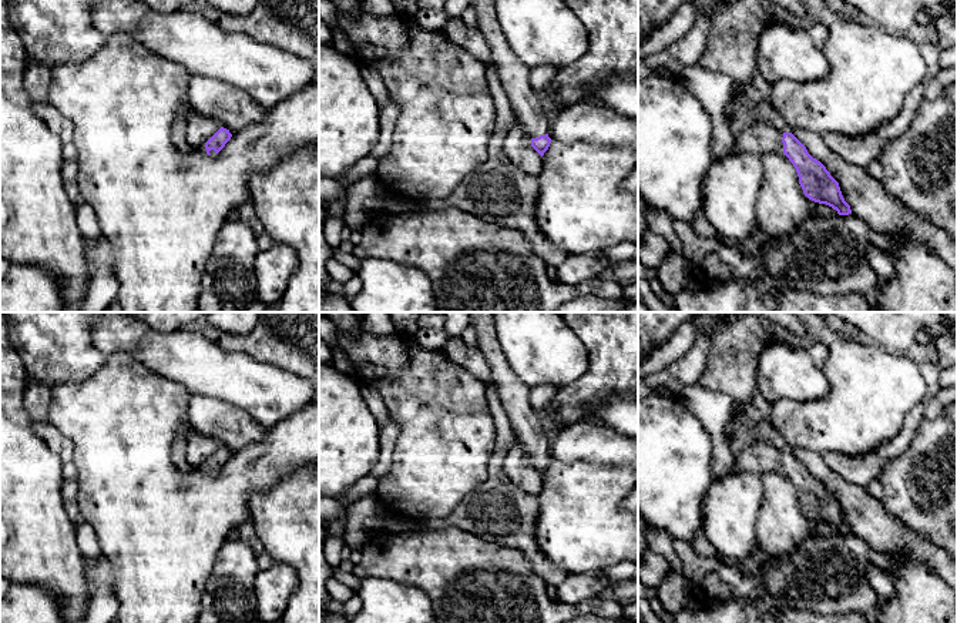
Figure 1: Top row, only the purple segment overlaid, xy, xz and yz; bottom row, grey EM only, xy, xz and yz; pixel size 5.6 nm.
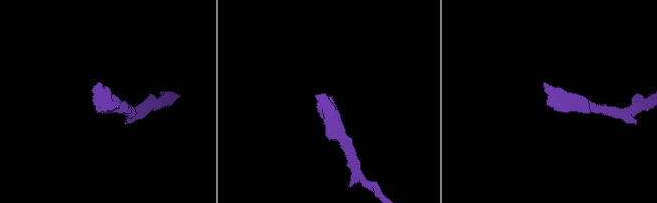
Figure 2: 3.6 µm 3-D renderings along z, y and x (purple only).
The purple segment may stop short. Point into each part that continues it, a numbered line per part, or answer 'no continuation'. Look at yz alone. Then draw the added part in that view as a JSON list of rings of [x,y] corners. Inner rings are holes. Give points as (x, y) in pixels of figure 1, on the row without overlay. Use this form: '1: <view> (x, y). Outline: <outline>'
1: yz (761, 458). Outline: [[[756,443],[735,455],[731,473],[752,472],[759,476],[768,472],[783,473],[782,456],[782,450],[766,443]]]

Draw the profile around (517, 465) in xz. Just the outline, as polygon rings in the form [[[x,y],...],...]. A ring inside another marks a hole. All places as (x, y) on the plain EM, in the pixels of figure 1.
[[[516,442],[503,460],[503,470],[507,478],[523,492],[538,496],[543,476],[531,466],[531,458]]]

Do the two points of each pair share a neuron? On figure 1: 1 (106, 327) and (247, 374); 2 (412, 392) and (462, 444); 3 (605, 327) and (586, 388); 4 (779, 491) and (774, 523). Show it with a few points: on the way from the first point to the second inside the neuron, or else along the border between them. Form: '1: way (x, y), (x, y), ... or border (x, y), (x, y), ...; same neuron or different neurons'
1: way (141, 341), (158, 352), (184, 355), (211, 371); same neuron
2: way (425, 405), (449, 431); same neuron
3: way (605, 342), (605, 368), (601, 372); same neuron
4: way (779, 499), (779, 515); same neuron

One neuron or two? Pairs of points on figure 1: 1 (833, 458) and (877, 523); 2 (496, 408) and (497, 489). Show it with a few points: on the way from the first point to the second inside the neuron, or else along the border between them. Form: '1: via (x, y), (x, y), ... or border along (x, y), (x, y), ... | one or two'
1: border along (823, 459), (845, 479), (863, 488) | two
2: via (503, 428), (503, 446), (497, 456), (497, 469) | one

